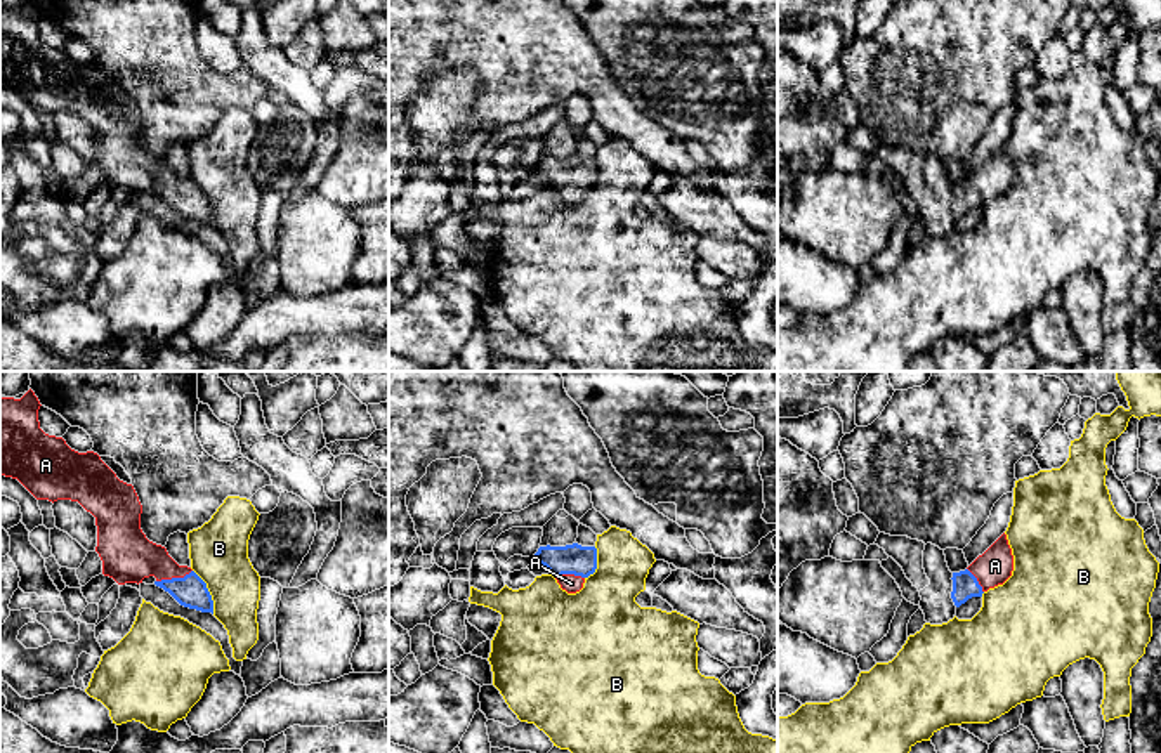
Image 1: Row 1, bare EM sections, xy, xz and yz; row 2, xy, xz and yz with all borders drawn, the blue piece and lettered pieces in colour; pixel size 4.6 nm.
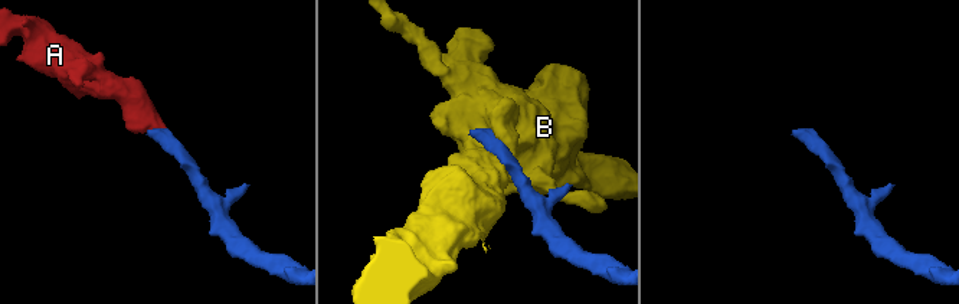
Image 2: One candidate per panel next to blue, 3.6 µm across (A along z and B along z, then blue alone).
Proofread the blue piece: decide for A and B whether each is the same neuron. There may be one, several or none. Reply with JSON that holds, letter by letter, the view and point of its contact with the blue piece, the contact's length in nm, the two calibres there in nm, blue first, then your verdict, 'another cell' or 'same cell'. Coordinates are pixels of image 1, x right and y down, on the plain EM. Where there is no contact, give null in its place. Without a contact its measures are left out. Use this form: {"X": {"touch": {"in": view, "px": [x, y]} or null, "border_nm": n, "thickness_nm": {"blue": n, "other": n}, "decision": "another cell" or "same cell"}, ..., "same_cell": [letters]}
{"A": {"touch": {"in": "xy", "px": [174, 189]}, "border_nm": 180, "thickness_nm": {"blue": 150, "other": 240}, "decision": "same cell"}, "B": {"touch": {"in": "xy", "px": [209, 203]}, "border_nm": 220, "thickness_nm": {"blue": 150, "other": 280}, "decision": "another cell"}, "same_cell": ["A"]}

